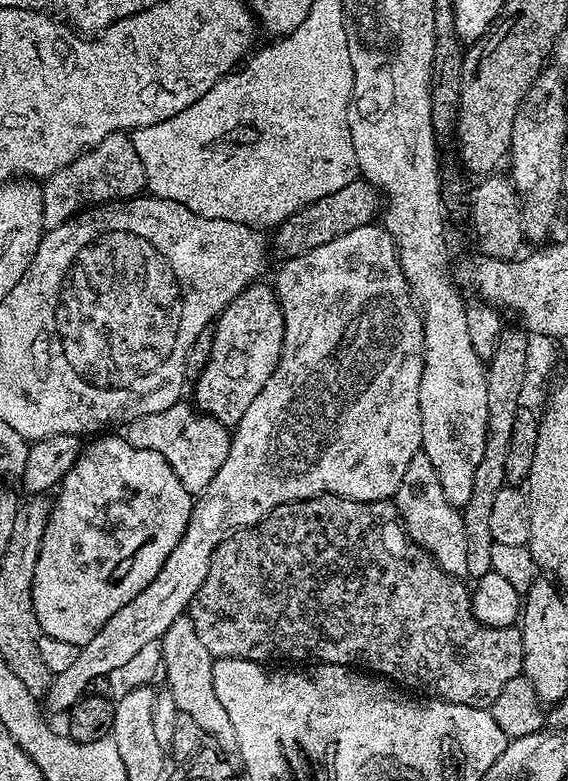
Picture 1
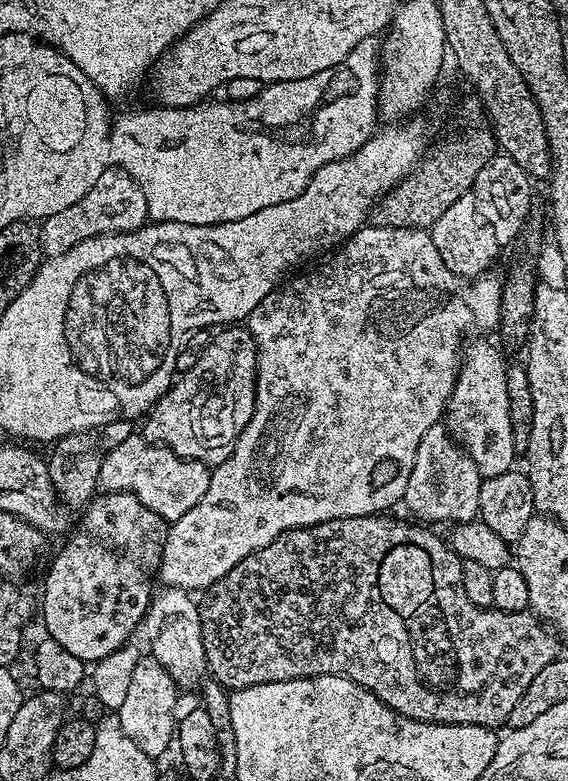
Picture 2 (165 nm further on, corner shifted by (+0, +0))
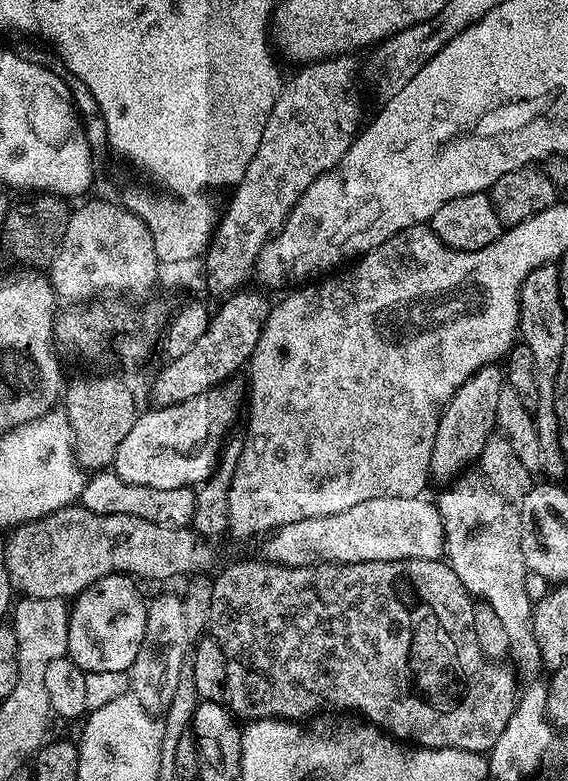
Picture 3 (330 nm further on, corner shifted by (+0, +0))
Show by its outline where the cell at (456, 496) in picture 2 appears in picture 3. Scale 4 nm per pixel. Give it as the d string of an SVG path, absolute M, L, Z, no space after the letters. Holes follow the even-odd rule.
M495 363L478 369L458 390L448 399L448 405L440 413L440 425L436 431L432 453L430 454L429 473L433 481L451 481L461 475L468 463L479 461L482 446L496 428L496 410L498 394L506 387L506 376L503 371L496 369Z

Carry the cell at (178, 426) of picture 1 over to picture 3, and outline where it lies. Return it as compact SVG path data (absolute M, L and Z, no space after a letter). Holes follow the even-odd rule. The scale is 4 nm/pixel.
M100 470L87 477L79 503L99 516L130 514L134 518L146 518L146 522L154 522L154 526L187 528L191 525L194 514L195 491L192 488L154 490L137 484L127 484L124 480L119 480L111 470Z

